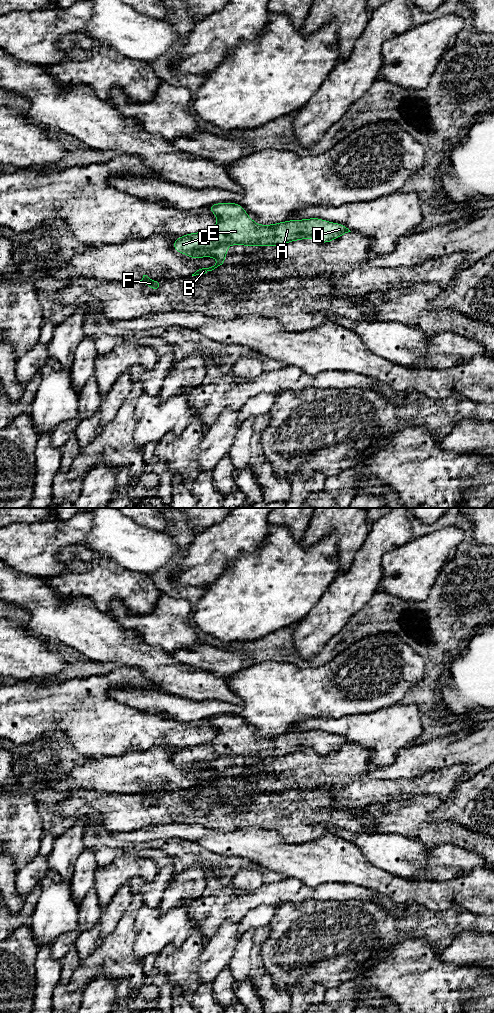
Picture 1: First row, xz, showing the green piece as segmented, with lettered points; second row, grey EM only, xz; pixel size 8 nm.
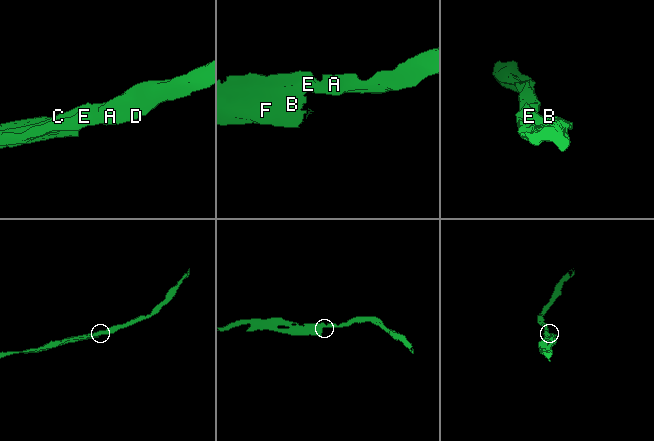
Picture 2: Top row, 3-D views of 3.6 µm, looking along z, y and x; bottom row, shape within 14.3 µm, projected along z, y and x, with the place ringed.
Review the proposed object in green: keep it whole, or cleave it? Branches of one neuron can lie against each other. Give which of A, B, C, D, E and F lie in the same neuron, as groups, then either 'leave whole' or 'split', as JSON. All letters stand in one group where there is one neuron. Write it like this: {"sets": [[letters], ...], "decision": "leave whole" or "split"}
{"sets": [["A", "C", "D", "E"], ["B", "F"]], "decision": "split"}

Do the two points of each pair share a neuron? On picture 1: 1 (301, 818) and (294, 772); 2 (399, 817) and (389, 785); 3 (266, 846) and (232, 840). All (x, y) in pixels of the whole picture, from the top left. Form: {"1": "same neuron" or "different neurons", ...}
{"1": "different neurons", "2": "different neurons", "3": "same neuron"}

